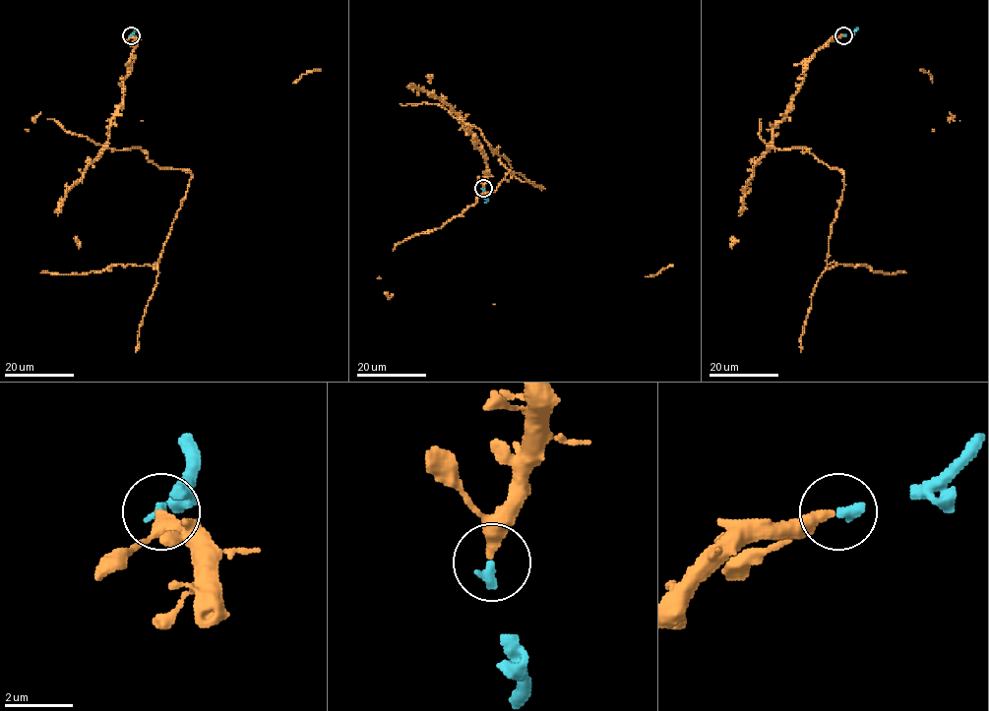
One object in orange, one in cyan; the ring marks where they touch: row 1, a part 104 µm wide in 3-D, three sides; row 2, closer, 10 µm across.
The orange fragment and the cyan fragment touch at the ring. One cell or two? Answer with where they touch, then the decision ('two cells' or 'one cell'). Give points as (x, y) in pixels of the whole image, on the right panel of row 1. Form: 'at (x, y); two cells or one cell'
at (843, 35); one cell

